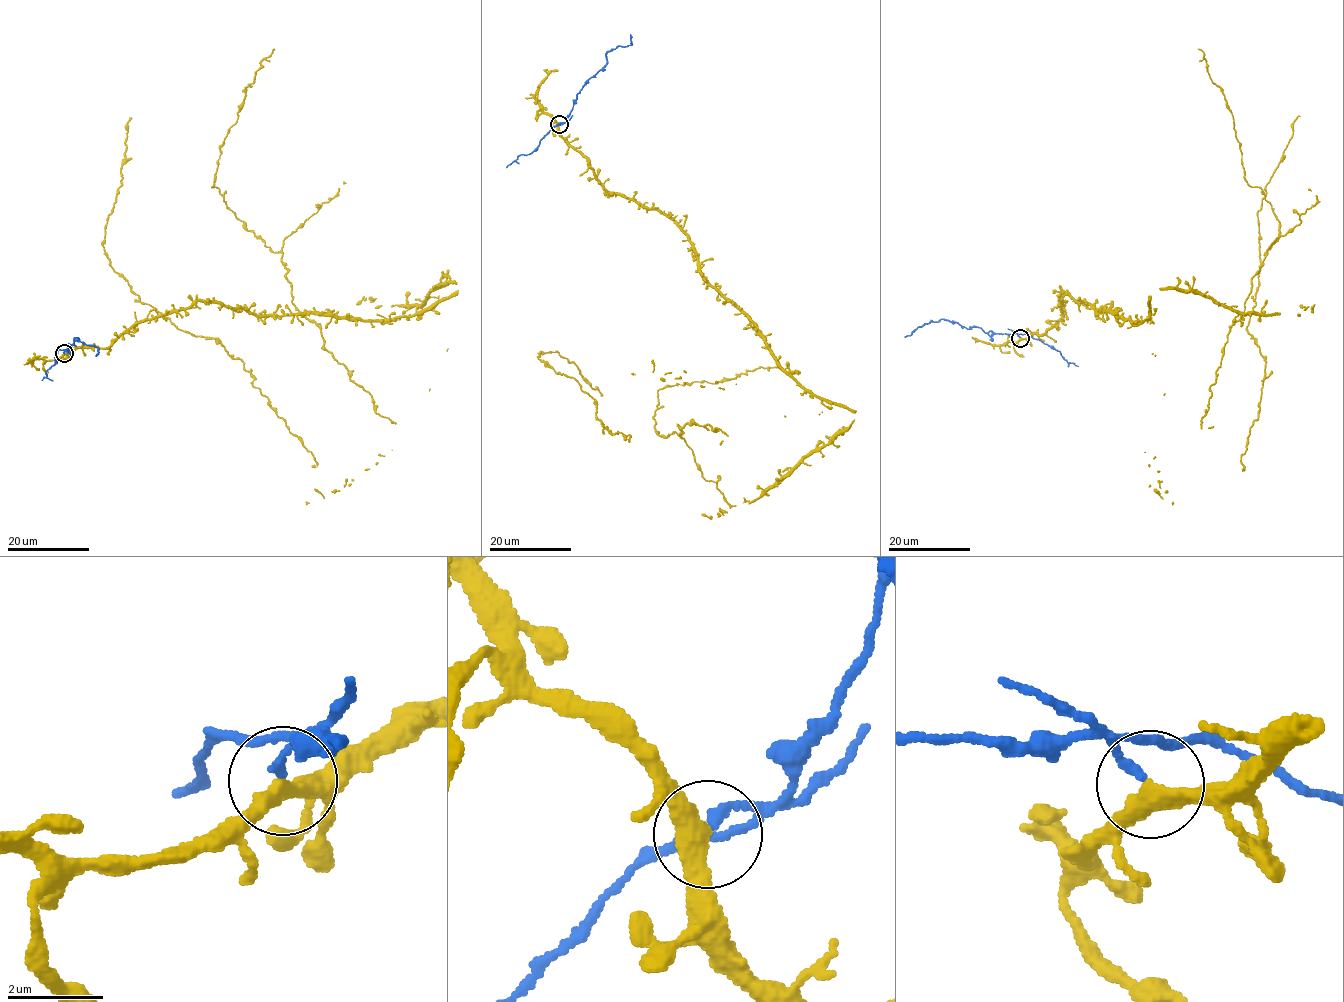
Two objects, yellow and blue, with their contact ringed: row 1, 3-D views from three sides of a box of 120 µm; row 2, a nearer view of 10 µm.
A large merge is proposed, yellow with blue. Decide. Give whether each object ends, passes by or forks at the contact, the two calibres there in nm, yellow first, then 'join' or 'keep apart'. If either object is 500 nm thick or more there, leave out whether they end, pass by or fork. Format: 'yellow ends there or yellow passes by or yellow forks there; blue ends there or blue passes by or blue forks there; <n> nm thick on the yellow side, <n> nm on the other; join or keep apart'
yellow passes by; blue ends there; 360 nm thick on the yellow side, 180 nm on the other; keep apart

